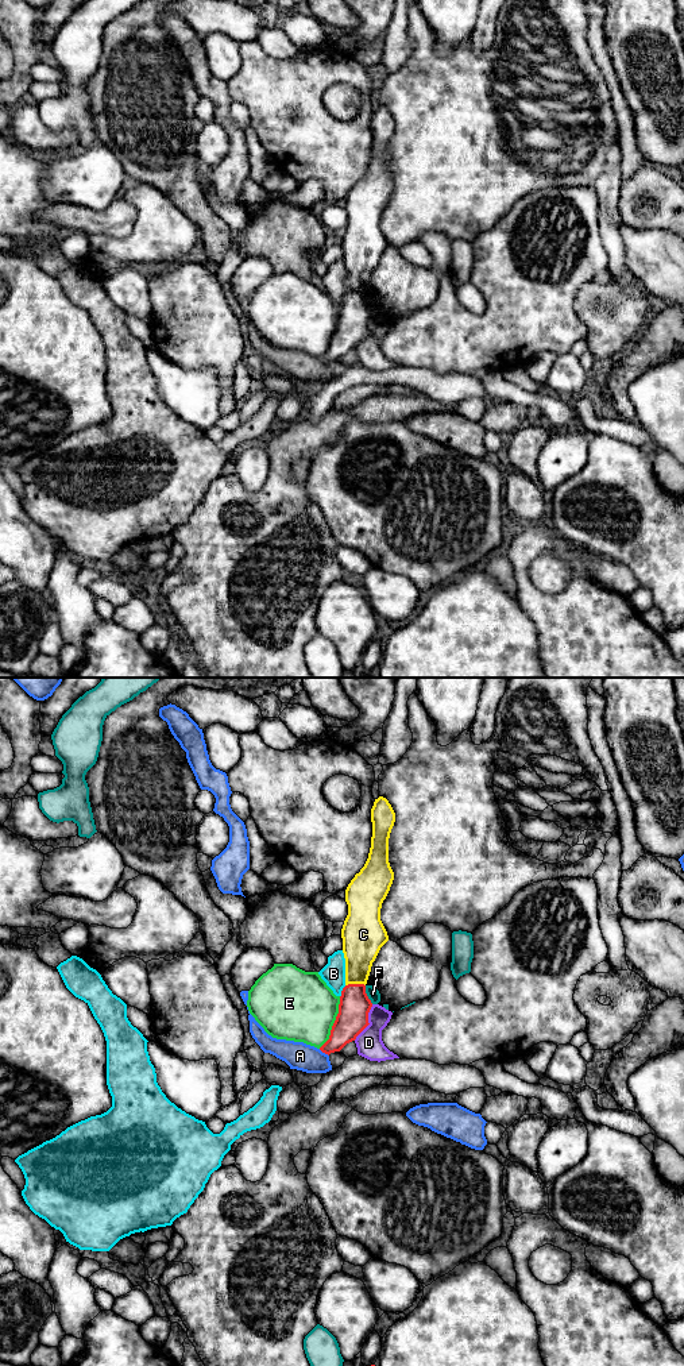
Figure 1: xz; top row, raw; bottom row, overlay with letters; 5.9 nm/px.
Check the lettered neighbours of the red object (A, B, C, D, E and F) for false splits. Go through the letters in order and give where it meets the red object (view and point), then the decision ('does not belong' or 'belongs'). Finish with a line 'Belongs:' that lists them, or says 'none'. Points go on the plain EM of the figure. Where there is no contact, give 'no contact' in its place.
A: xz (324, 361) | does not belong
B: xz (342, 300) | does not belong
C: xz (355, 293) | does not belong
D: xz (367, 331) | does not belong
E: xz (335, 331) | does not belong
F: xz (366, 304) | does not belong
Belongs: none

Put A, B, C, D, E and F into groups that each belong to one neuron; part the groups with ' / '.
A / B / C E / D / F

